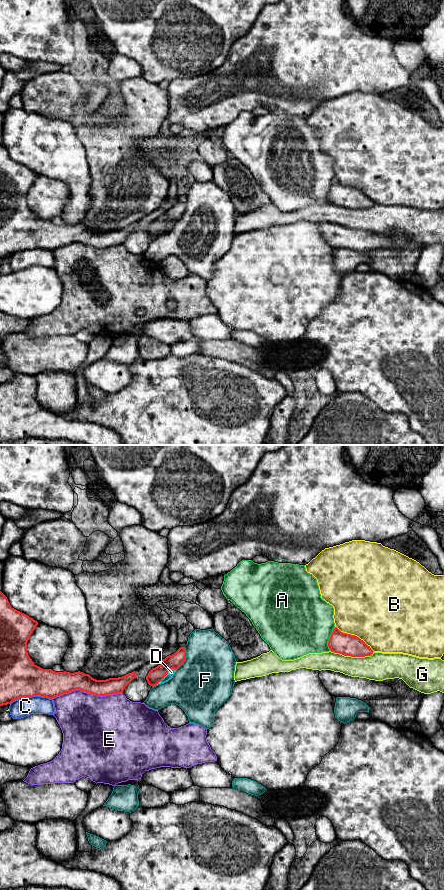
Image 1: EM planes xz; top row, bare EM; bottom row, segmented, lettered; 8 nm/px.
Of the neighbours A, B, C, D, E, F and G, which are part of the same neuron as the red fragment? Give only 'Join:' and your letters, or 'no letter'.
Join: no letter

